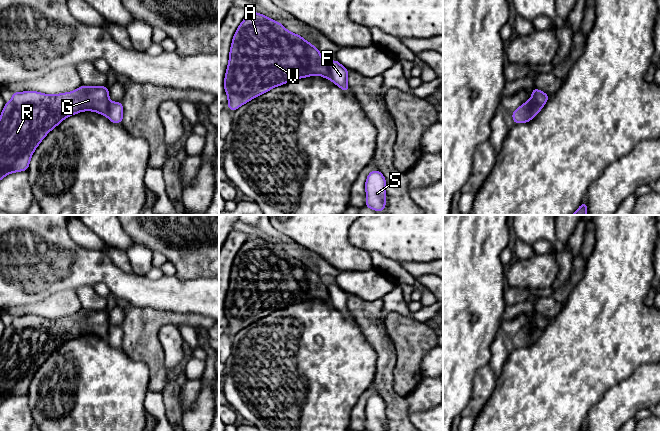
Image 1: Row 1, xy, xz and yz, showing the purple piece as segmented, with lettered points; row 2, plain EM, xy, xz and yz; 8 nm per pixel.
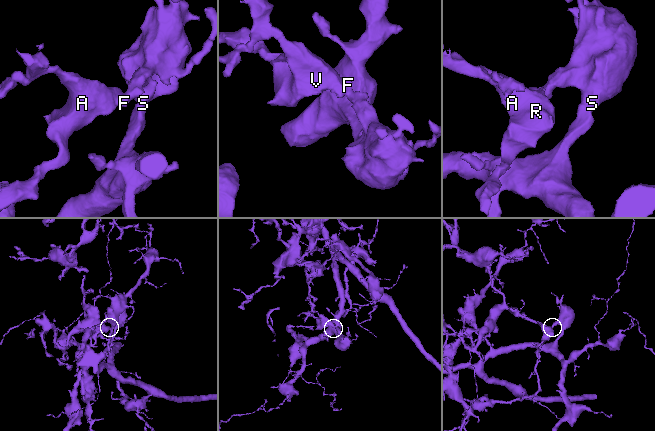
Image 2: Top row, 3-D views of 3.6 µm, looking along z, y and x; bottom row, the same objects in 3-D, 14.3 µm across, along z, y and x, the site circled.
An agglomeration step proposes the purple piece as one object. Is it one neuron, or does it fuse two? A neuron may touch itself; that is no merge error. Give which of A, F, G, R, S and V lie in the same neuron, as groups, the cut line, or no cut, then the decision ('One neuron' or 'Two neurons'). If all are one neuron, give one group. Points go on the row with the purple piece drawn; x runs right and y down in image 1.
Groups: A G R V / F S. Split along xz (327, 62), (331, 79). Two neurons

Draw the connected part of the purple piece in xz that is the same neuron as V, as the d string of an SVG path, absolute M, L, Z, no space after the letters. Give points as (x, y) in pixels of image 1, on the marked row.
M248 12L237 28L231 43L229 63L224 78L225 93L228 96L228 107L231 112L258 95L272 88L291 82L295 79L319 75L331 80L328 62L321 57L321 52L300 35L289 32L281 23L258 12Z

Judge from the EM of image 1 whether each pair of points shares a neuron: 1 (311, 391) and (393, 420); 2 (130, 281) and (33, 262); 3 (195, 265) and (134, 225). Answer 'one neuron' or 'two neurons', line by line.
1: two neurons
2: one neuron
3: one neuron

